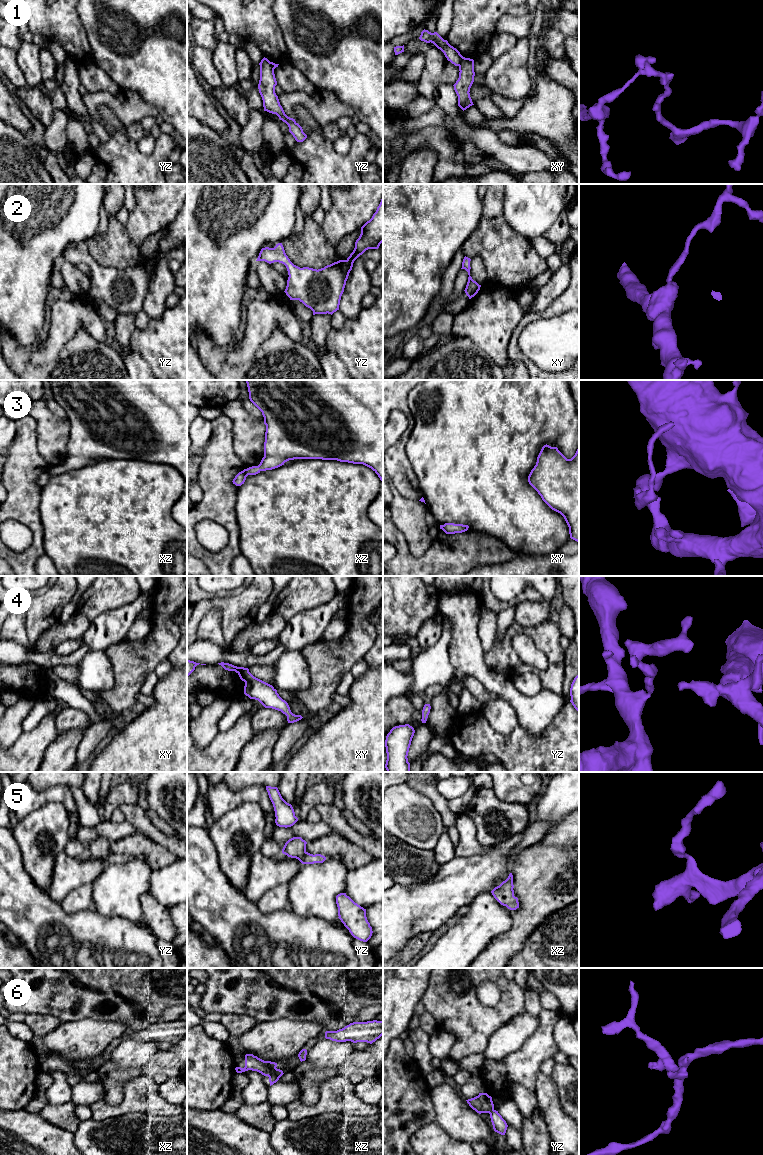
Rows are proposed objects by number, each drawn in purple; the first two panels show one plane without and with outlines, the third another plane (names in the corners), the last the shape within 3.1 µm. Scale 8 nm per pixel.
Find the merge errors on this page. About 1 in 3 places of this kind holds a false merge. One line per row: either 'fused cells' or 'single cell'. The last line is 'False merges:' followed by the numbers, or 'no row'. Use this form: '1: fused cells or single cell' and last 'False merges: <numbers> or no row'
1: fused cells
2: single cell
3: single cell
4: single cell
5: single cell
6: fused cells
False merges: 1, 6

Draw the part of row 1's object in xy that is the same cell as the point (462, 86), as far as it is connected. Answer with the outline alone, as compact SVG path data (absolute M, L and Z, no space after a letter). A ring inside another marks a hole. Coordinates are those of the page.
M463 57L459 71L459 78L453 86L458 96L458 106L464 111L474 105L469 93L475 76L474 60Z

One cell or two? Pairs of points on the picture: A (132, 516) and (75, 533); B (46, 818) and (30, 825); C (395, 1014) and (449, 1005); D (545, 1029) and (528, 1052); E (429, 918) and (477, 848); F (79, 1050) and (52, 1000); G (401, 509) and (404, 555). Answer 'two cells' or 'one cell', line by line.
A: one cell
B: one cell
C: two cells
D: one cell
E: two cells
F: two cells
G: two cells

